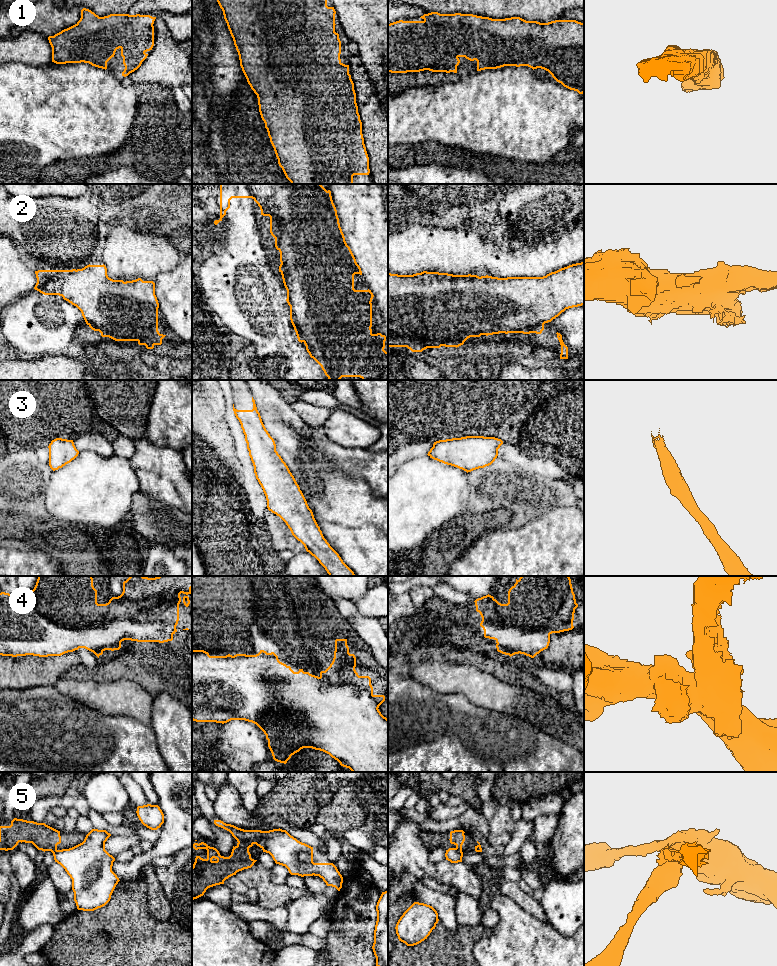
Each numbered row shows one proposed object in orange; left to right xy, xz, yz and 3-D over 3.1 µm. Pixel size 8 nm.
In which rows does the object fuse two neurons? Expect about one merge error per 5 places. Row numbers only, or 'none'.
5

